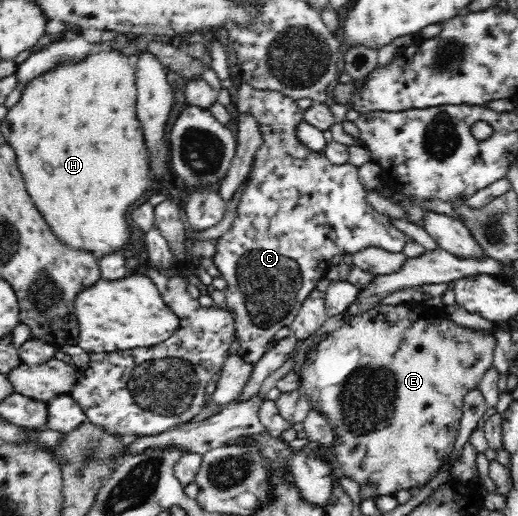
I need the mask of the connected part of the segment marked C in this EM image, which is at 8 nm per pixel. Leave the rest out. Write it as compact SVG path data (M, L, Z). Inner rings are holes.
M245 81L235 83L232 96L238 113L232 129L236 133L239 117L250 115L258 123L262 143L253 155L254 161L235 209L237 215L228 231L219 238L217 253L212 258L227 281L224 292L227 307L234 313L239 357L255 367L269 351L279 329L293 323L302 303L326 277L334 255L354 254L369 247L379 247L391 253L403 252L408 236L395 228L387 215L380 214L367 203L365 196L368 190L359 182L357 167L349 163L330 163L323 150L313 151L303 146L297 138L297 125L304 113L295 100L278 91L251 87Z

